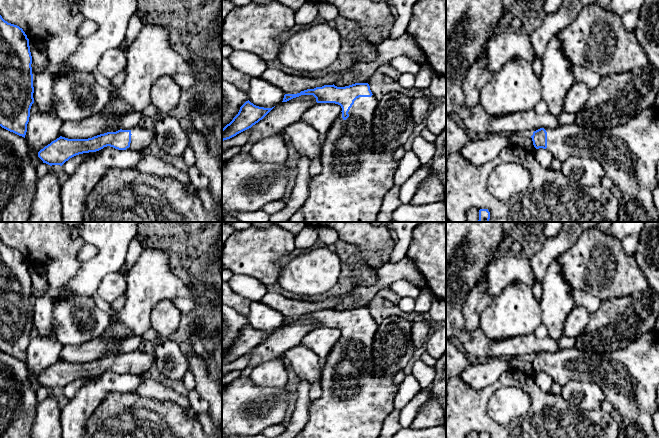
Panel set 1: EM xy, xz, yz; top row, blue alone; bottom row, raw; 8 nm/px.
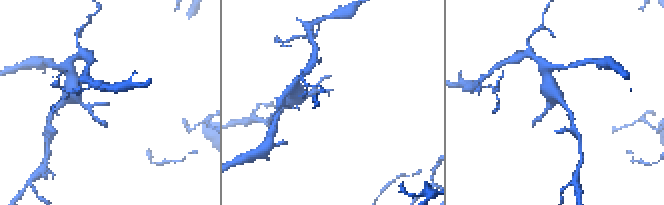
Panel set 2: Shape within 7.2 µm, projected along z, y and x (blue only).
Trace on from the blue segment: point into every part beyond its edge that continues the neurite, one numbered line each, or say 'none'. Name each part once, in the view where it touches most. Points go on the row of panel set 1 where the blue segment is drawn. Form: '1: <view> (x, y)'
1: xz (354, 180)

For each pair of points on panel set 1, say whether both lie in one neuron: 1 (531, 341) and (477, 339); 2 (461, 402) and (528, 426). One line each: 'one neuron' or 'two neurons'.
1: one neuron
2: one neuron

